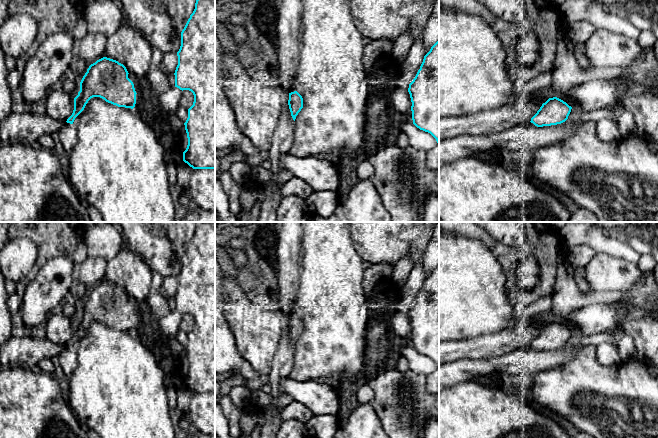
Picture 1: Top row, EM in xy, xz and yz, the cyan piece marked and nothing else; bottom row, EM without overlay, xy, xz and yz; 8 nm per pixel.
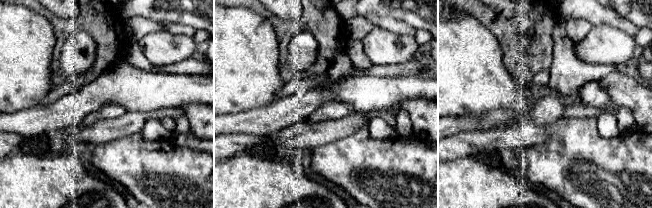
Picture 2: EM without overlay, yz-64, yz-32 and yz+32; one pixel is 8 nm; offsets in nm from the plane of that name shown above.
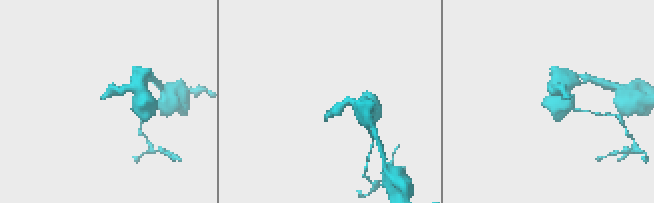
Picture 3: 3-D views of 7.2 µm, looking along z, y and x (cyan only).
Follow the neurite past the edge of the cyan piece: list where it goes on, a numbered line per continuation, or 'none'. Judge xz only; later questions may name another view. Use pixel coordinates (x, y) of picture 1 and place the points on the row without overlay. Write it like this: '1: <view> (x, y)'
1: xz (257, 333)

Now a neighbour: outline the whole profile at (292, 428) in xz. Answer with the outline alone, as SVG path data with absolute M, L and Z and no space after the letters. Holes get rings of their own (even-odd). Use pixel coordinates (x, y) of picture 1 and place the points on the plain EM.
M289 419L283 421L280 425L276 437L277 438L311 438L306 423L297 419Z

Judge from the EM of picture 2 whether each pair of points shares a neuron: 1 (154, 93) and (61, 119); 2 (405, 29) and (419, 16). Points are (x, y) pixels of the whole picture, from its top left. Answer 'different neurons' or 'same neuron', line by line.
1: same neuron
2: different neurons

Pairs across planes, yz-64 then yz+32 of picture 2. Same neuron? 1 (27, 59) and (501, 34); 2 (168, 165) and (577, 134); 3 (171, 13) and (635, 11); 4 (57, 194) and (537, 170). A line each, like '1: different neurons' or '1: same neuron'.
1: different neurons
2: same neuron
3: same neuron
4: different neurons

